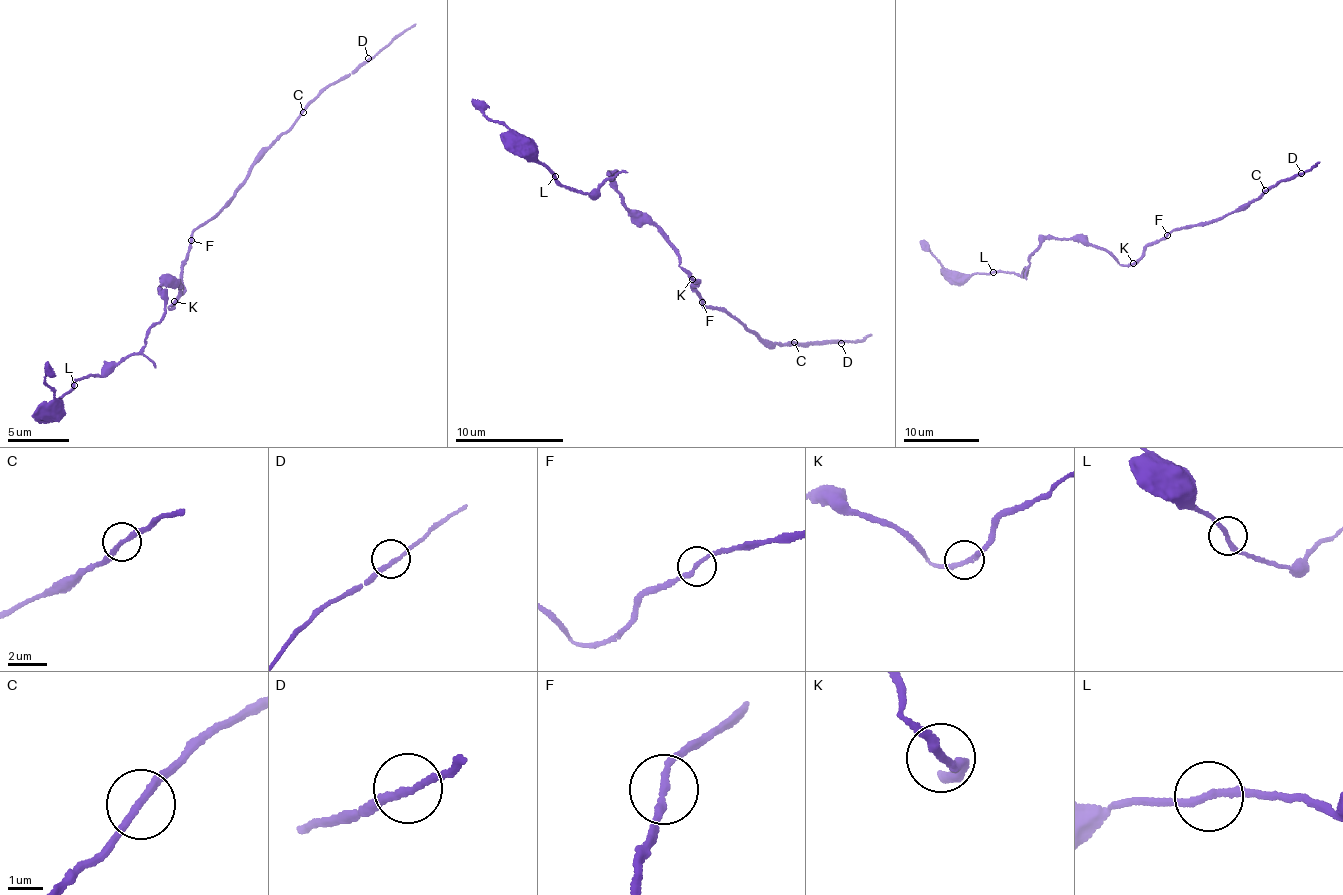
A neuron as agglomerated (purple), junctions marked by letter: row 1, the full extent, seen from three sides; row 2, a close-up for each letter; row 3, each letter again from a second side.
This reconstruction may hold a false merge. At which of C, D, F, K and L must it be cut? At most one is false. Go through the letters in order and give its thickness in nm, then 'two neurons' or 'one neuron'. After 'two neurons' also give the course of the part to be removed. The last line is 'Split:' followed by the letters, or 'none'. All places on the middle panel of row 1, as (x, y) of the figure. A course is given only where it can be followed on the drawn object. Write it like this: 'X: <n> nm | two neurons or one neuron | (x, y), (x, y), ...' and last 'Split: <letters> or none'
C: 200 nm | one neuron
D: 200 nm | one neuron
F: 200 nm | one neuron
K: 220 nm | one neuron
L: 200 nm | one neuron
Split: none

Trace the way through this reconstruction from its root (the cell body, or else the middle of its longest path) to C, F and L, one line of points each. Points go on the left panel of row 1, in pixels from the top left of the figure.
C: (177, 301), (193, 230), (206, 225), (230, 205), (239, 185), (249, 180), (253, 164), (288, 132), (303, 112)
F: (177, 301), (192, 241)
L: (177, 301), (171, 308), (182, 294), (177, 285), (160, 288), (164, 312), (139, 352), (74, 385)

